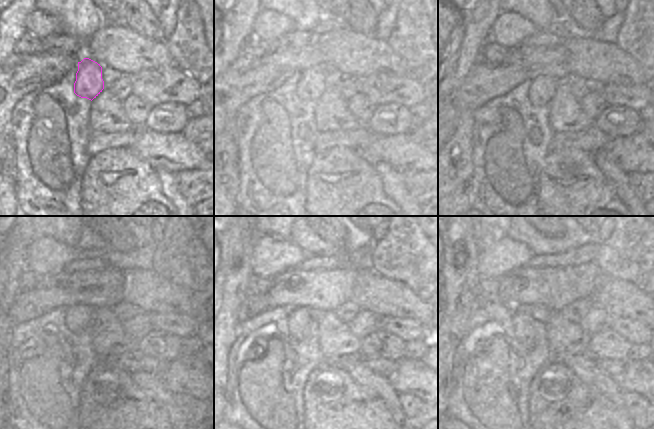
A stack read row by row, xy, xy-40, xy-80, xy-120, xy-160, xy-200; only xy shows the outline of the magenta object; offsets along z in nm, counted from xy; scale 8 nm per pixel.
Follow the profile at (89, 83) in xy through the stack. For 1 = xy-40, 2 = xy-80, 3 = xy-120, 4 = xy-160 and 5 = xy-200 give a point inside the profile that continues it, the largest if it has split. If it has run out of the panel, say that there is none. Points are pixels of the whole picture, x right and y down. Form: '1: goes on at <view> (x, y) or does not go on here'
1: goes on at xy-40 (312, 84)
2: goes on at xy-80 (541, 89)
3: goes on at xy-120 (78, 318)
4: goes on at xy-160 (299, 318)
5: goes on at xy-200 (522, 324)

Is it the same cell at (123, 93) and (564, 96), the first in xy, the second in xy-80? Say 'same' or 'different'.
different

